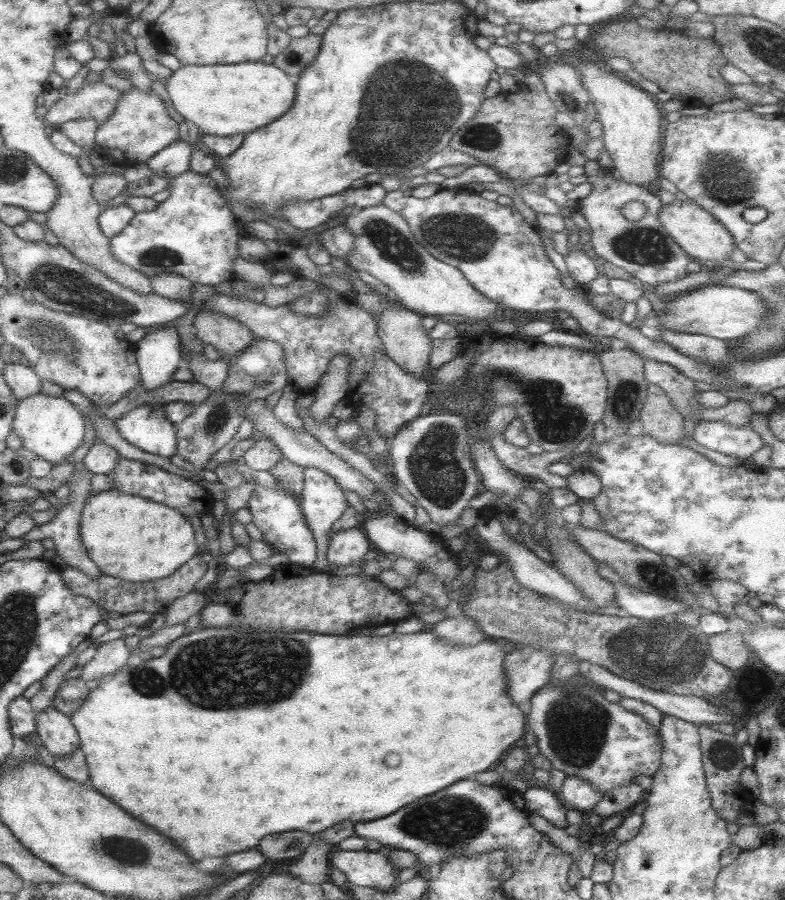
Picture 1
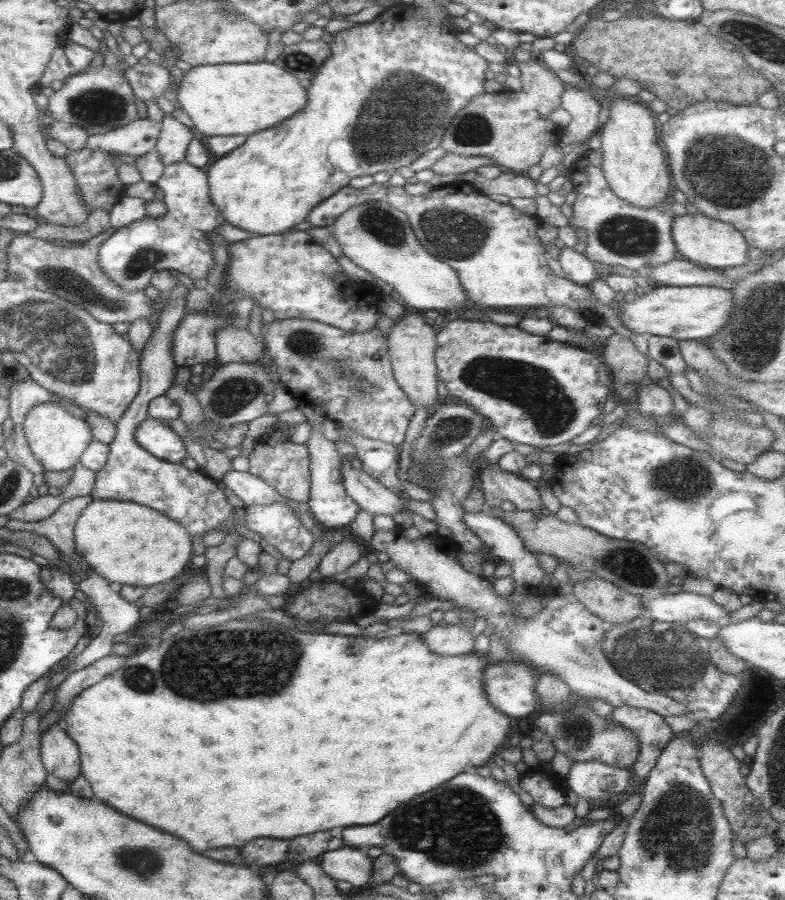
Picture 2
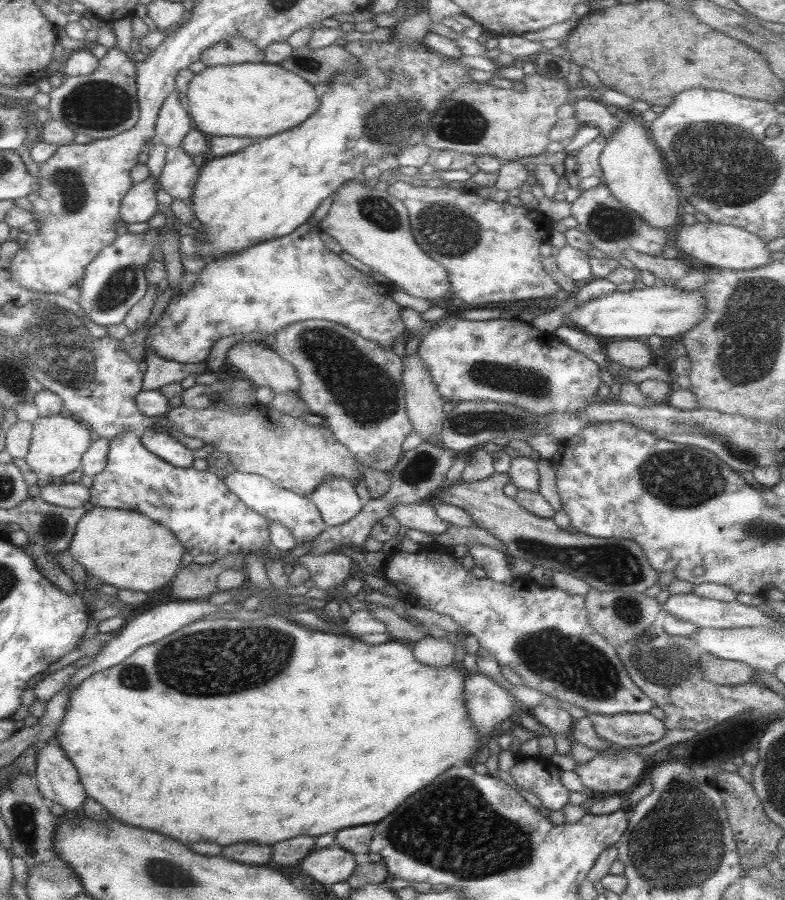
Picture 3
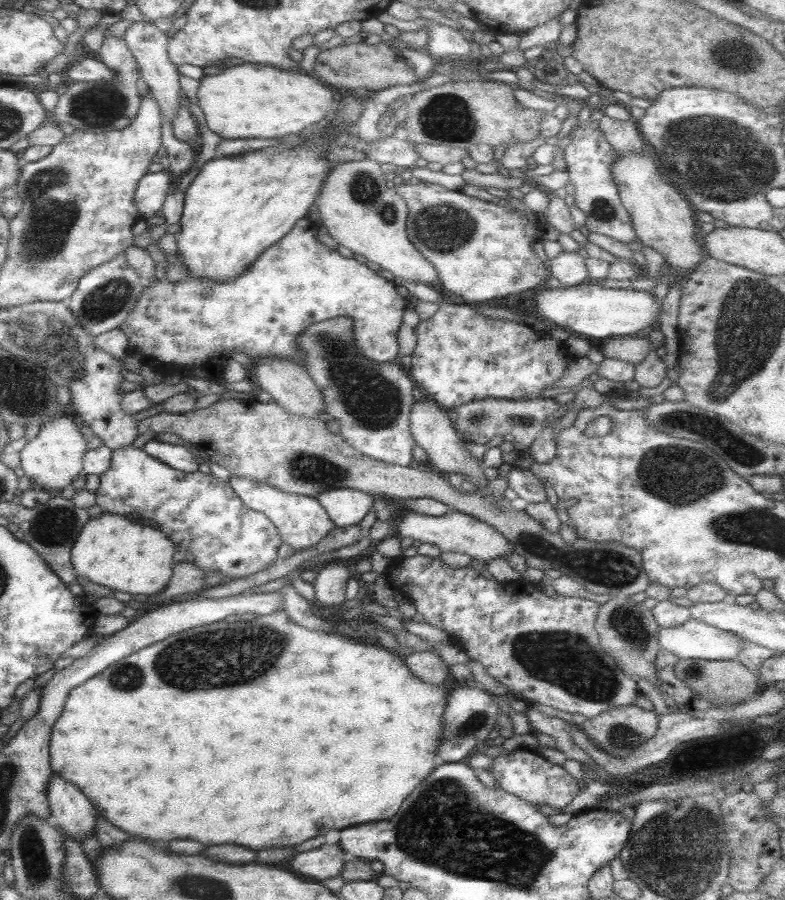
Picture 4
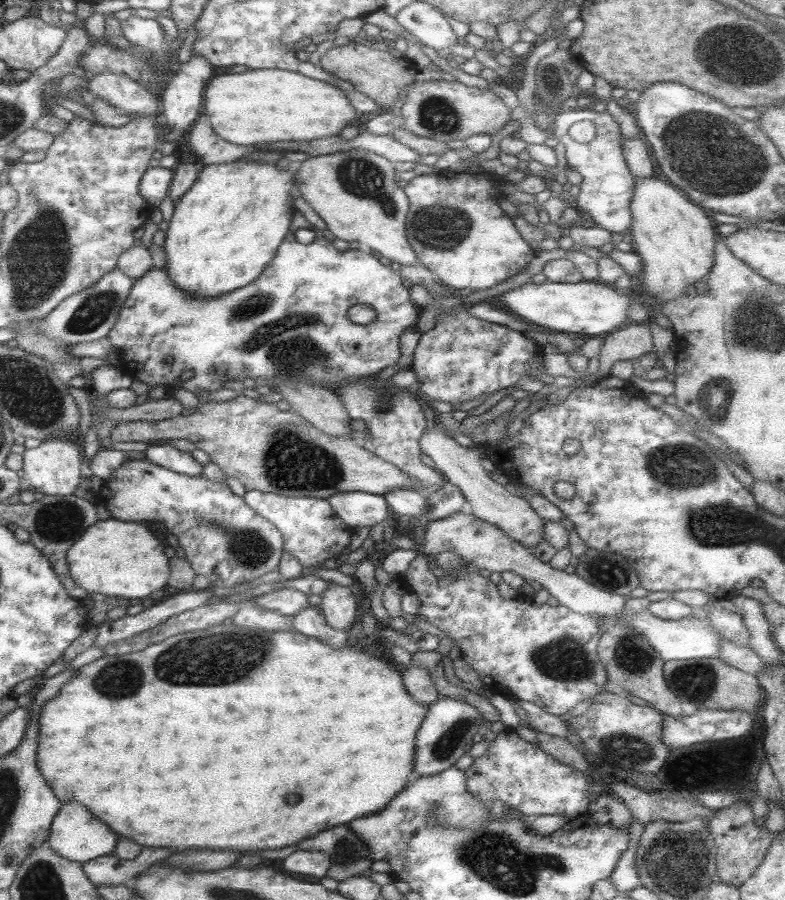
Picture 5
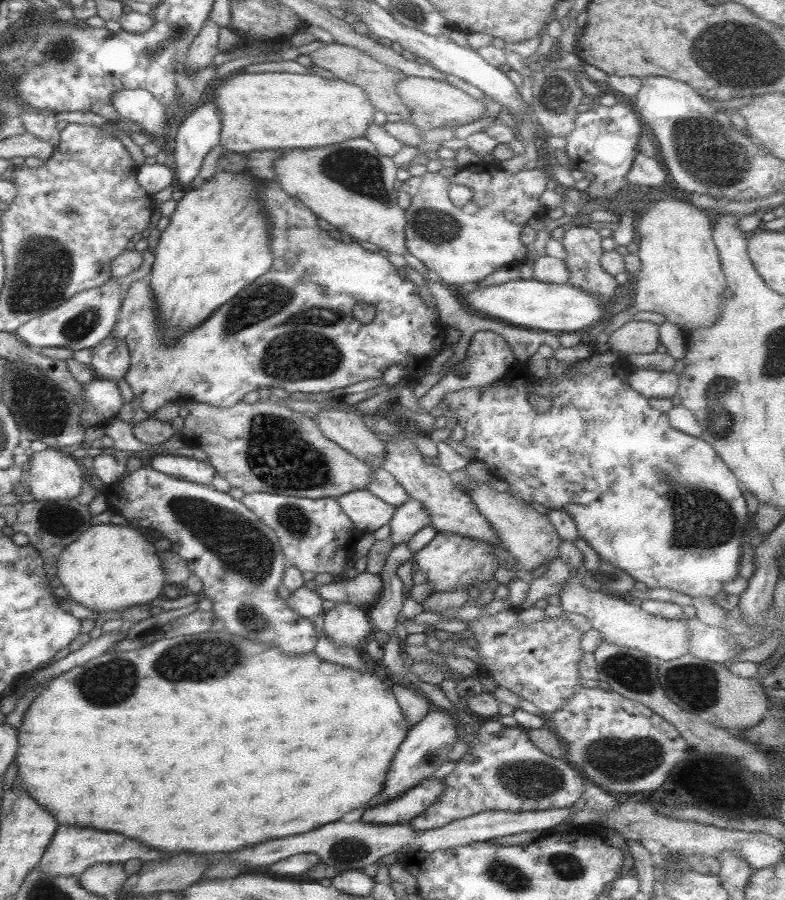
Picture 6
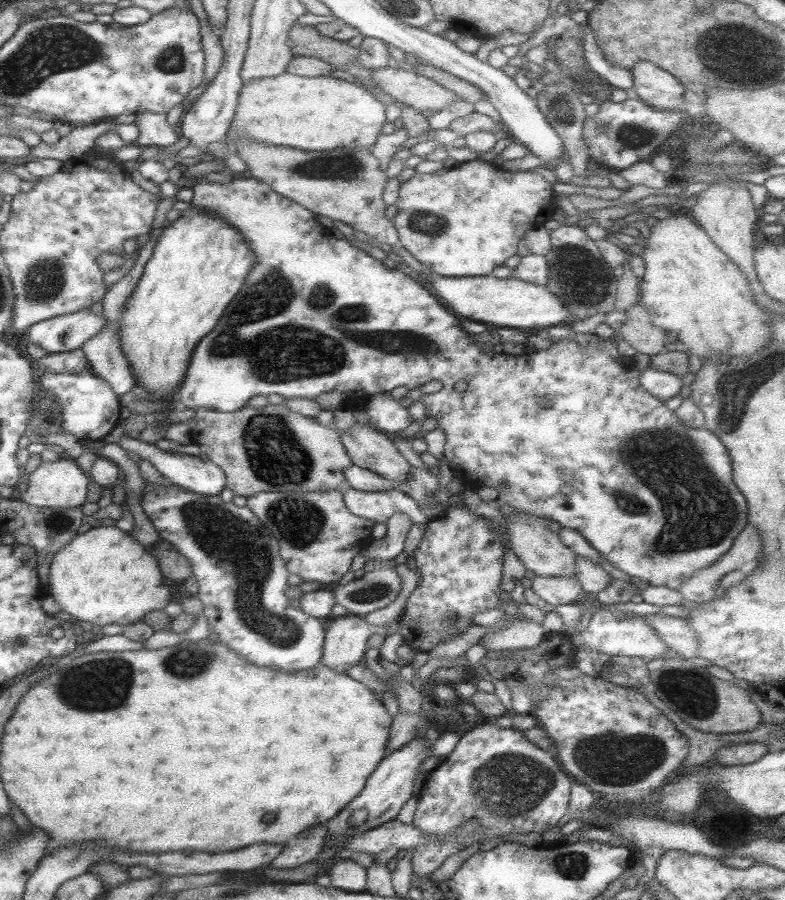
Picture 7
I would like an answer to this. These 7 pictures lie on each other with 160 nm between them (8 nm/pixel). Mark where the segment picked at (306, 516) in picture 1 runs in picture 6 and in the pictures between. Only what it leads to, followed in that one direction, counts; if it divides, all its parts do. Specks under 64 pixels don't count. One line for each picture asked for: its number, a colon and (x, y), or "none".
2: (330, 507)
3: (335, 499)
4: (345, 507)
5: (355, 510)
6: (367, 513)

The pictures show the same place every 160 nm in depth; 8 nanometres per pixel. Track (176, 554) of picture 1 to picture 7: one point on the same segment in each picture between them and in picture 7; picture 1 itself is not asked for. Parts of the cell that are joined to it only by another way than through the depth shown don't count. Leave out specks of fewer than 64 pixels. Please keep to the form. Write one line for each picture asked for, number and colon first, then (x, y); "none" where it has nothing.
2: (126, 544)
3: (122, 548)
4: (109, 551)
5: (112, 558)
6: (107, 568)
7: (102, 576)

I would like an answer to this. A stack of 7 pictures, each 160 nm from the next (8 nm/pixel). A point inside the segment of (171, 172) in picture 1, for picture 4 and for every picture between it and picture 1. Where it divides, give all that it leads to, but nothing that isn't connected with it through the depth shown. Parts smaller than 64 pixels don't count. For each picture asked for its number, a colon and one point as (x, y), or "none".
2: (173, 137)
3: (172, 122)
4: (146, 44)

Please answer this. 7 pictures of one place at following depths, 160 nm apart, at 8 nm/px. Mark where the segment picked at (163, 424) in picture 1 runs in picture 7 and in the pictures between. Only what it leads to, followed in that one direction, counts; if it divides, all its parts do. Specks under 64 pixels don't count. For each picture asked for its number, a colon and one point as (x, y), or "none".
2: (157, 438)
3: (160, 444)
4: (177, 457)
5: (163, 455)
6: (179, 467)
7: (188, 472)

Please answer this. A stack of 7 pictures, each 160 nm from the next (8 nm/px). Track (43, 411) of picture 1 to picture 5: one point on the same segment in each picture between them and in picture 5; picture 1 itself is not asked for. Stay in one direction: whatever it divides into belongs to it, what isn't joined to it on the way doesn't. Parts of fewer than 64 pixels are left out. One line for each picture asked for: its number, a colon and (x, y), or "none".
2: (56, 438)
3: (57, 442)
4: (50, 460)
5: (52, 468)

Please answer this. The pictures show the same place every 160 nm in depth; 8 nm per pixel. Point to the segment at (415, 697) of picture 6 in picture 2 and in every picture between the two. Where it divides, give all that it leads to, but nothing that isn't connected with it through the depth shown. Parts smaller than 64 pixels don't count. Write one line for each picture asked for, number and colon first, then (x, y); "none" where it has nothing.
2: (444, 640)
3: (436, 652)
4: (426, 666)
5: (416, 681)

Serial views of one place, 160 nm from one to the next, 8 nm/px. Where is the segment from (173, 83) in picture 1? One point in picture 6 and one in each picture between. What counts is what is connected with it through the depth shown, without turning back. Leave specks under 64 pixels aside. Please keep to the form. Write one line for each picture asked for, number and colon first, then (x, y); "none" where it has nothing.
2: (240, 99)
3: (251, 100)
4: (243, 101)
5: (262, 106)
6: (259, 111)

